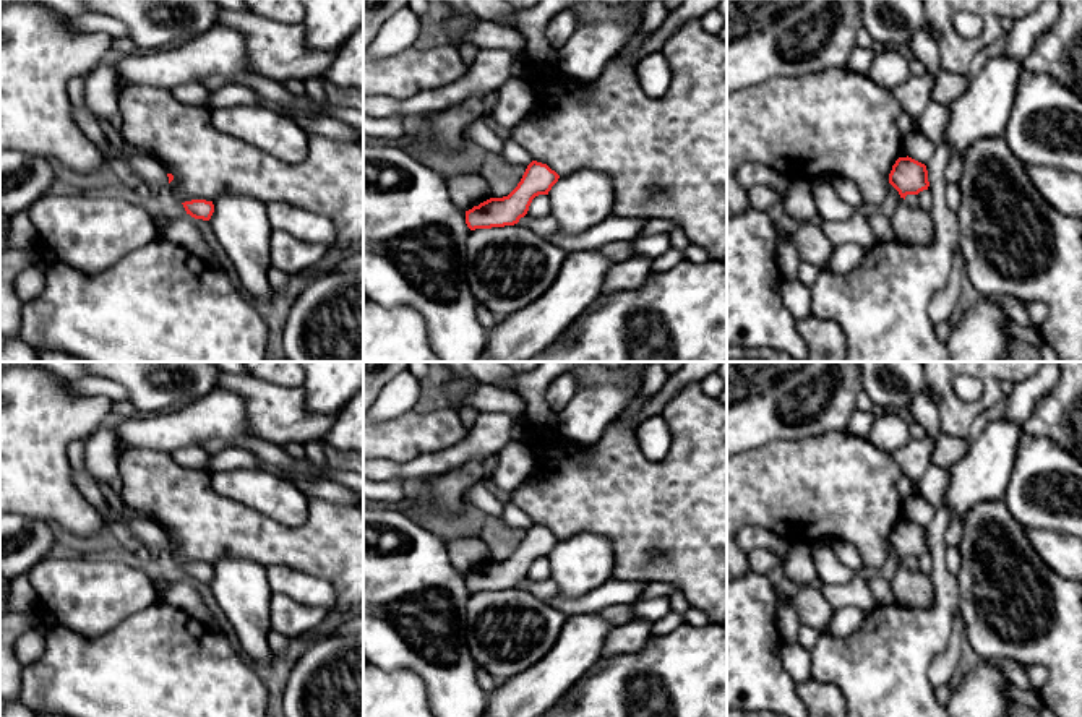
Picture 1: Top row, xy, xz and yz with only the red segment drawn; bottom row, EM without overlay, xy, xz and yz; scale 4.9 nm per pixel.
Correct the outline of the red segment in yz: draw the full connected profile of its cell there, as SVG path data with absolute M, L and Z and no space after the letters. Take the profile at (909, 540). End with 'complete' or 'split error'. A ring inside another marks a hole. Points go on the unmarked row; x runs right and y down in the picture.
M908 519L899 521L889 537L889 547L904 563L907 558L918 558L930 550L926 529Z; complete

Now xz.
M532 524L517 550L503 561L490 561L466 574L466 587L470 594L514 589L529 574L532 563L548 558L560 539L547 527Z; complete

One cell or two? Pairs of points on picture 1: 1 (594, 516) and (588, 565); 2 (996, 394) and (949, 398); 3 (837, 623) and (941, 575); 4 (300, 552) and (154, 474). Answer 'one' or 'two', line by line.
1: two
2: one
3: two
4: one

